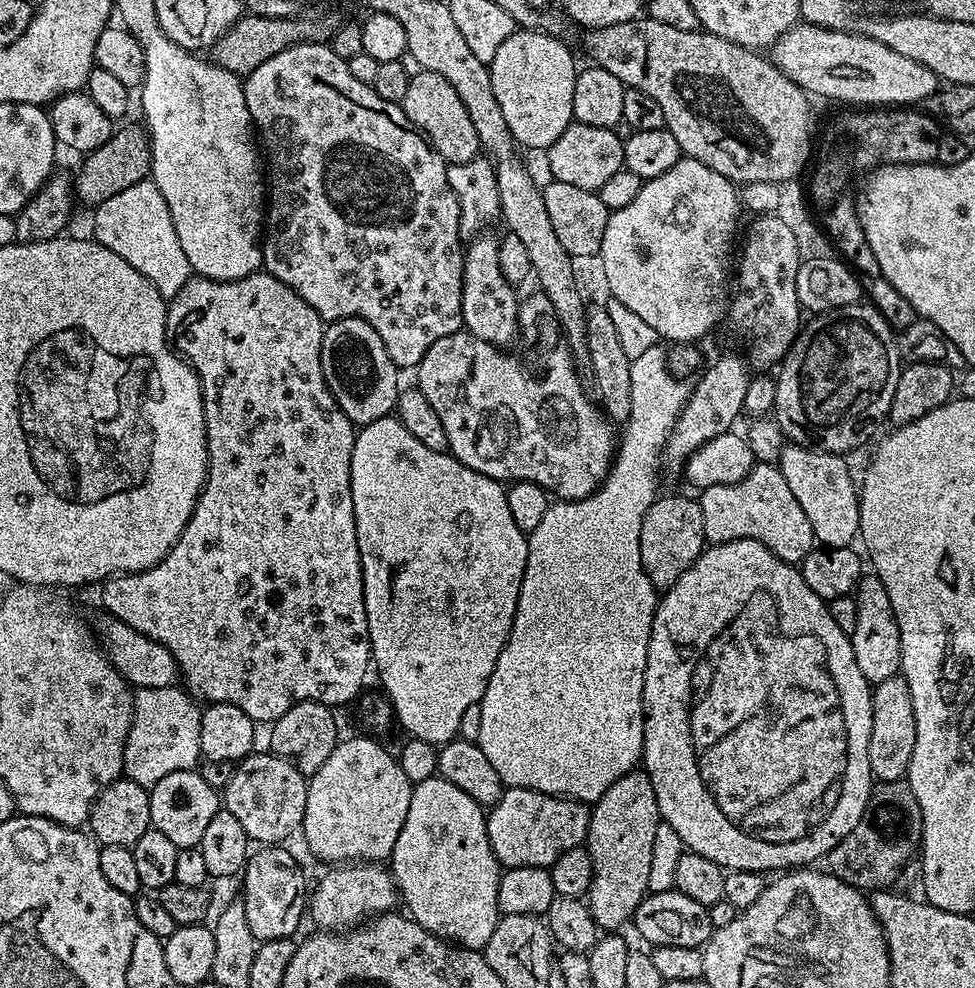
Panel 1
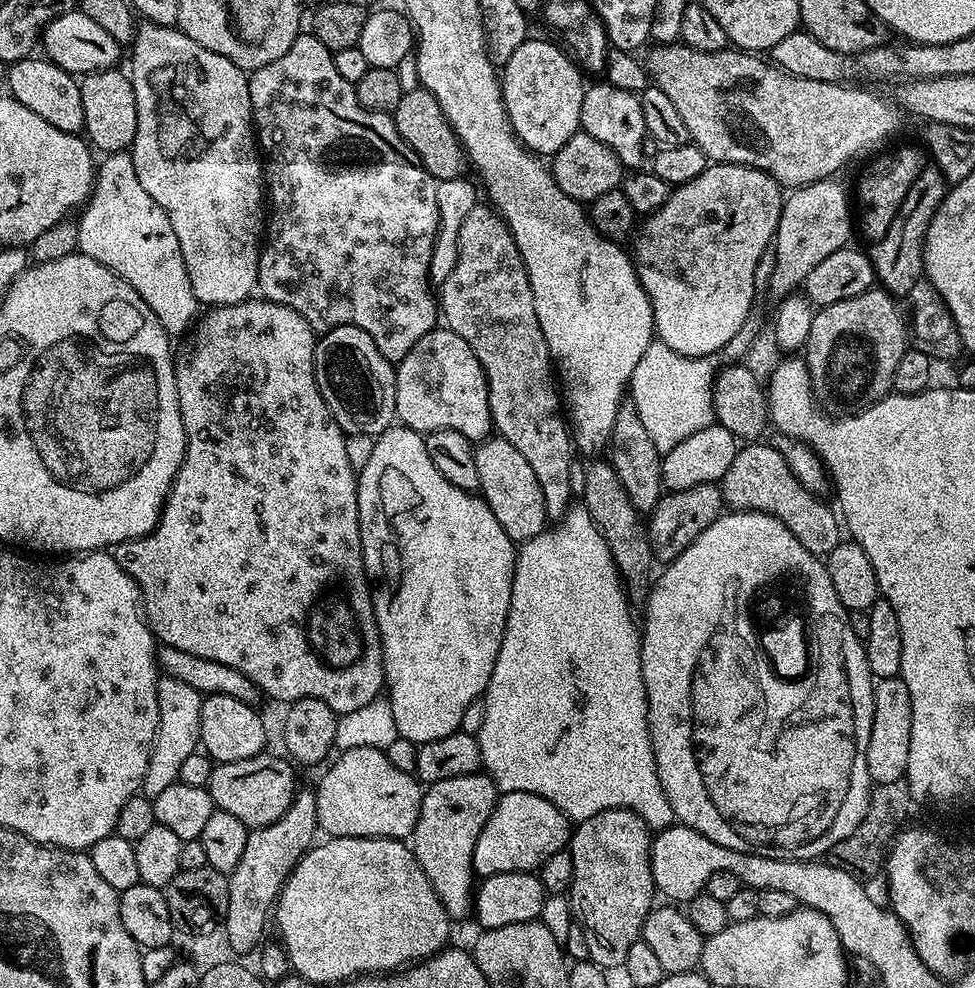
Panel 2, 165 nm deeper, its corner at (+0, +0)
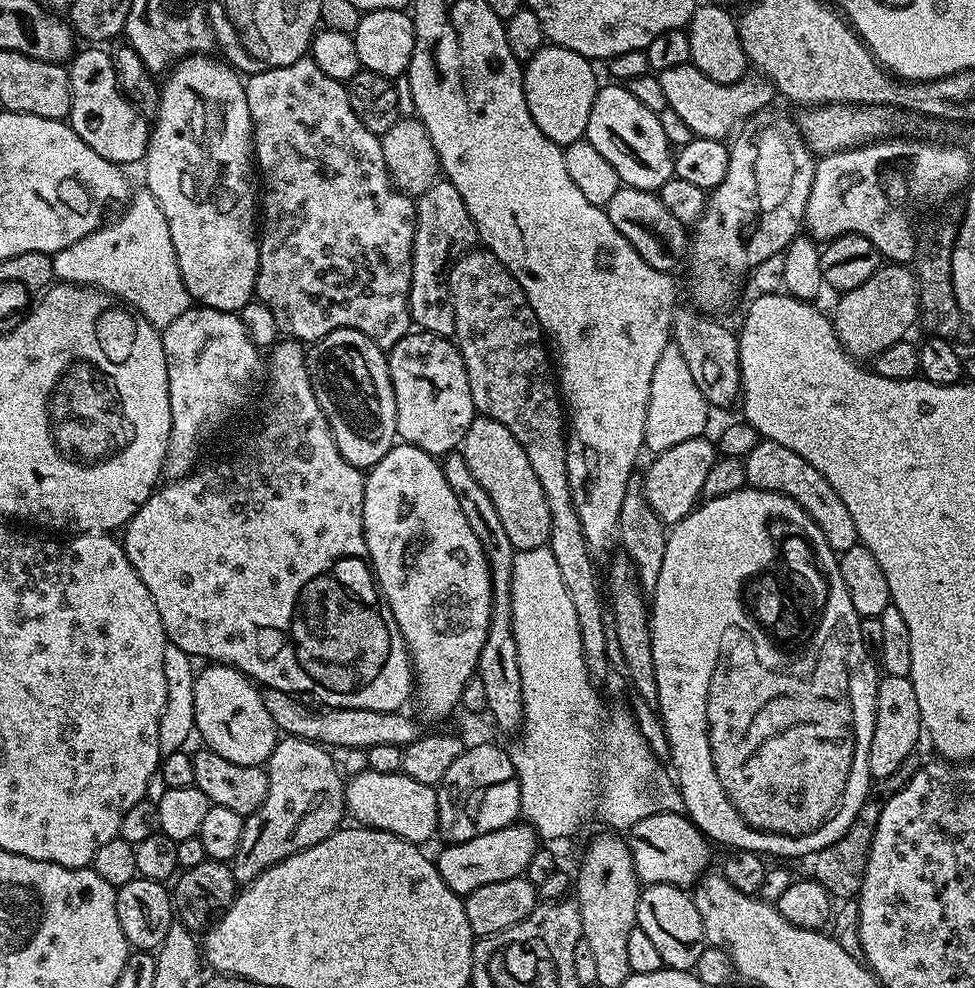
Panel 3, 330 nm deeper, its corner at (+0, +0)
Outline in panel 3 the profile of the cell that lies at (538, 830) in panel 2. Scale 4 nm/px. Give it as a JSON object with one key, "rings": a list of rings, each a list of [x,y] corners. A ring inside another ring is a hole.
{"rings":[[[517,822],[507,824],[502,830],[490,830],[490,834],[470,838],[461,844],[448,844],[441,850],[440,857],[435,857],[434,863],[438,874],[442,874],[442,882],[446,882],[450,890],[463,898],[469,892],[478,890],[478,886],[486,886],[486,882],[502,882],[506,878],[525,875],[537,847],[538,837],[532,825]]]}

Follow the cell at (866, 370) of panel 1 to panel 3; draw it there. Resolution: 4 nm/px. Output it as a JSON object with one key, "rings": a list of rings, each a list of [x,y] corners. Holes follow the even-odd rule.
{"rings":[[[885,263],[862,286],[843,293],[836,304],[836,337],[849,357],[857,361],[874,358],[886,346],[905,339],[909,335],[912,323],[917,323],[920,315],[920,292],[916,289],[916,273],[903,264]]]}

